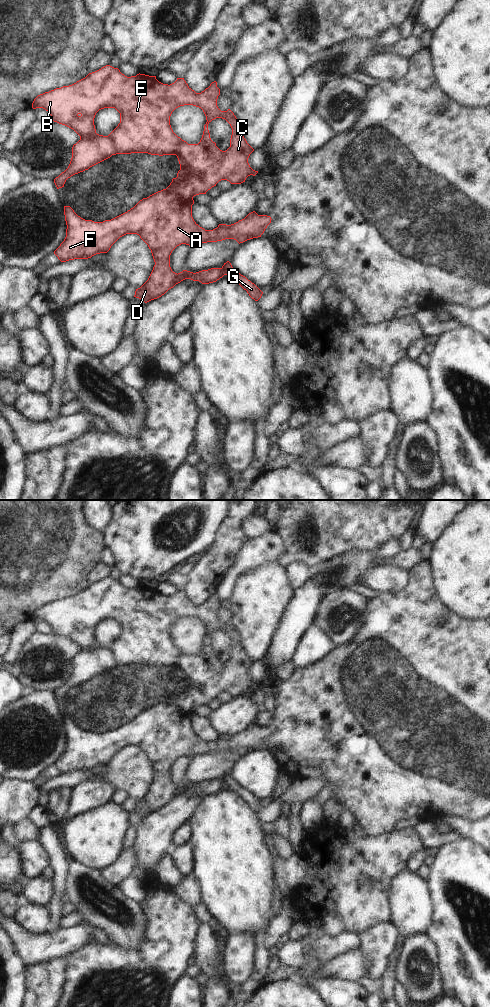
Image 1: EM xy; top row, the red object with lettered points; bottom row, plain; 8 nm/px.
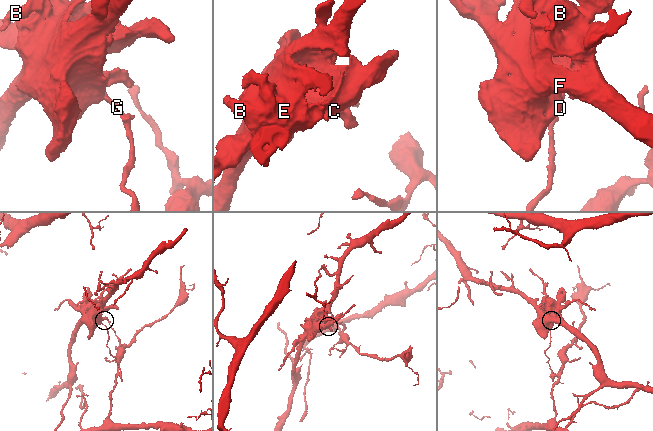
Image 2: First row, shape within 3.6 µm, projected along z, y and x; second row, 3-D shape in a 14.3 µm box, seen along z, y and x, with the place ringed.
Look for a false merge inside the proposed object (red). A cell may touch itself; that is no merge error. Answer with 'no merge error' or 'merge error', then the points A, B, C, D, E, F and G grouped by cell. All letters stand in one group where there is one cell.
merge error; A B C D E F / G

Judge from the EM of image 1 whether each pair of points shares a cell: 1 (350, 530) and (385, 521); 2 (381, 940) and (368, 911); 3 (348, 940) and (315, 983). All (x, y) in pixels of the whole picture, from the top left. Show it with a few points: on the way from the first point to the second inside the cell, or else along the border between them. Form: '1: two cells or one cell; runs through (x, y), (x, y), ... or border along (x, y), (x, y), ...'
1: one cell; runs through (359, 527), (367, 527), (376, 523)
2: two cells; border along (389, 920), (383, 923), (376, 923), (358, 934)
3: one cell; runs through (335, 946), (314, 965), (314, 970)

